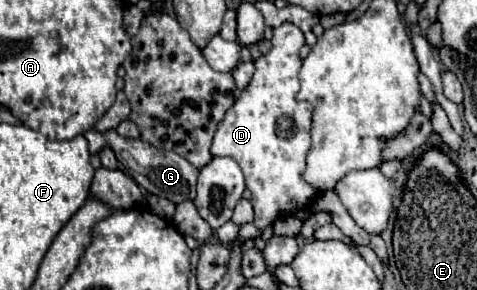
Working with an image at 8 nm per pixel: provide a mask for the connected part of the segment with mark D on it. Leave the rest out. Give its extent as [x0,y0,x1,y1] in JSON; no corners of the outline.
[211,23,317,231]

